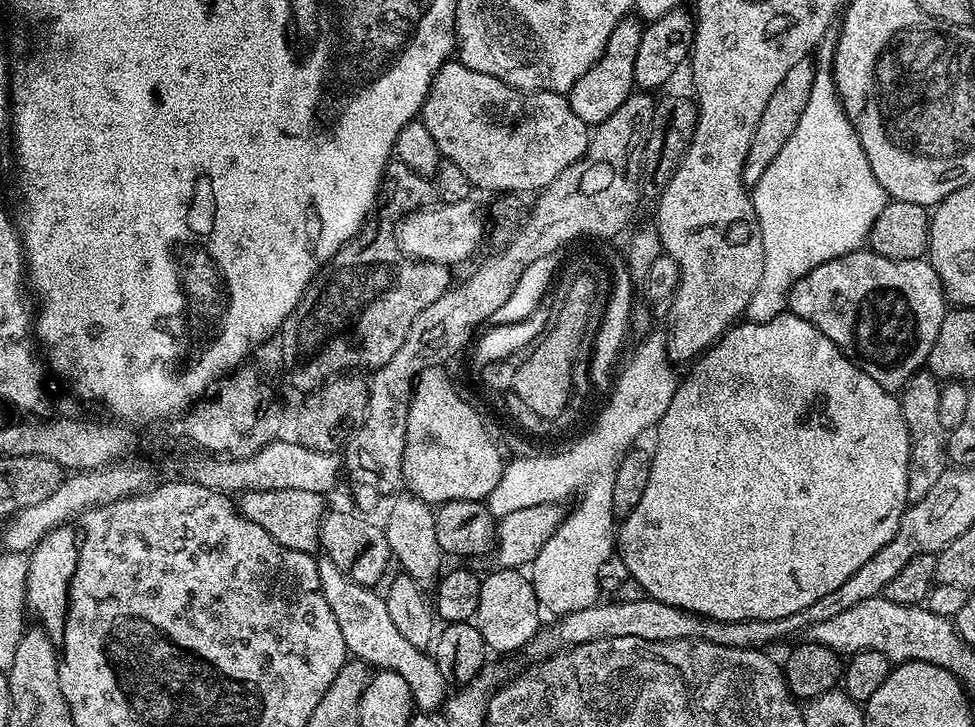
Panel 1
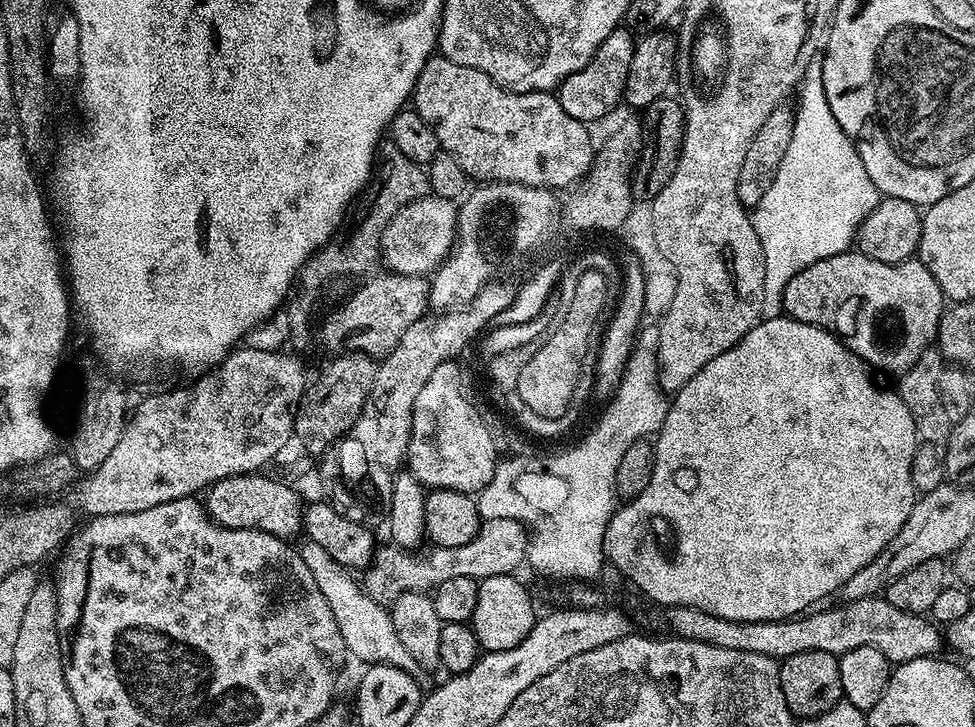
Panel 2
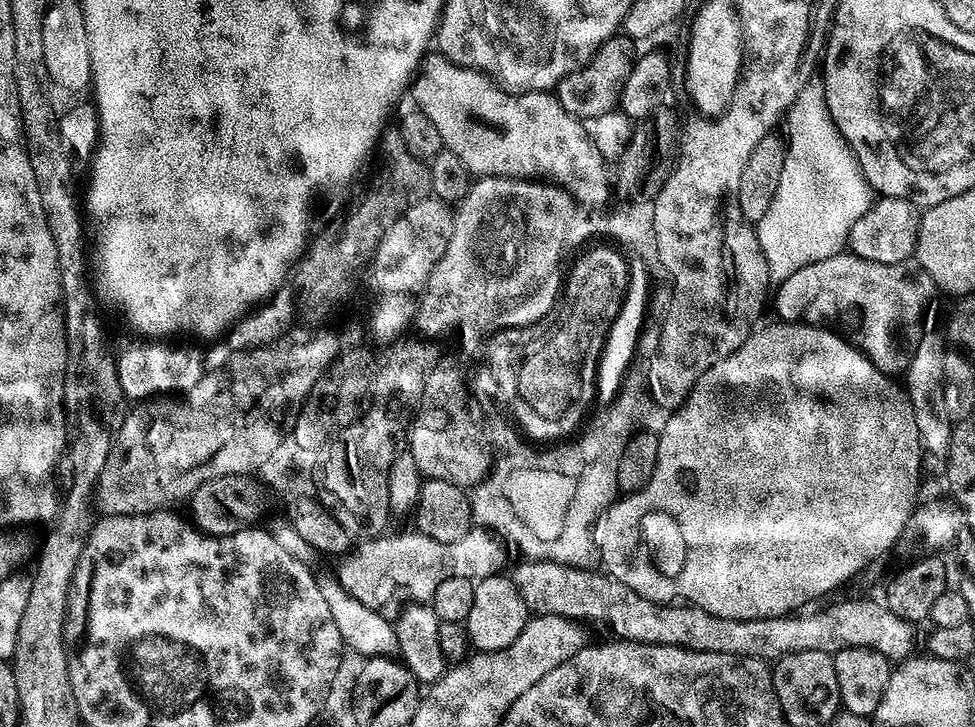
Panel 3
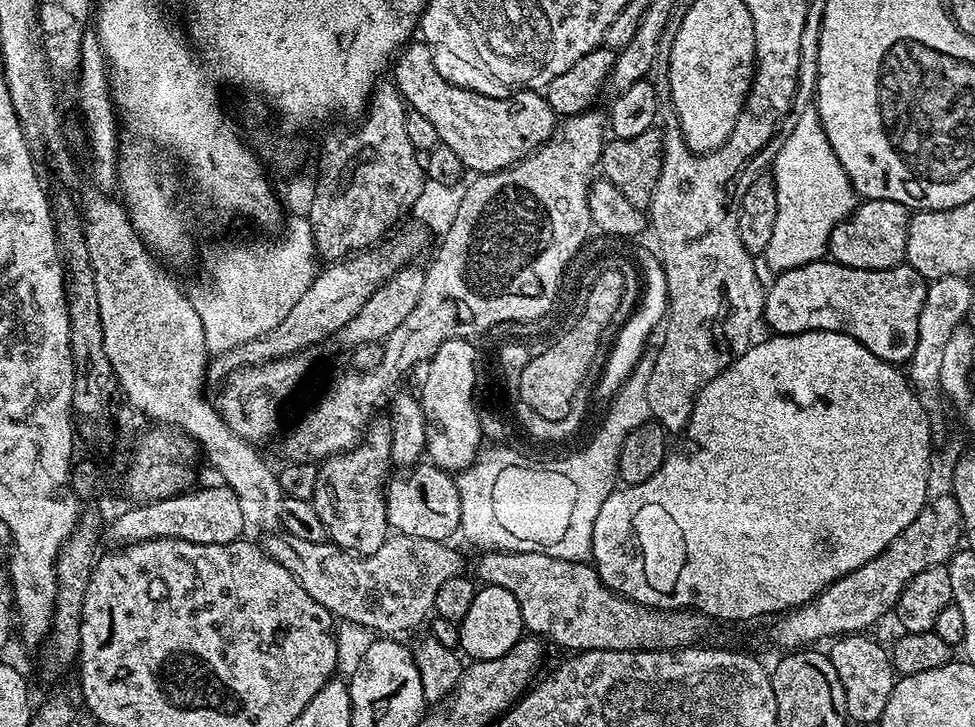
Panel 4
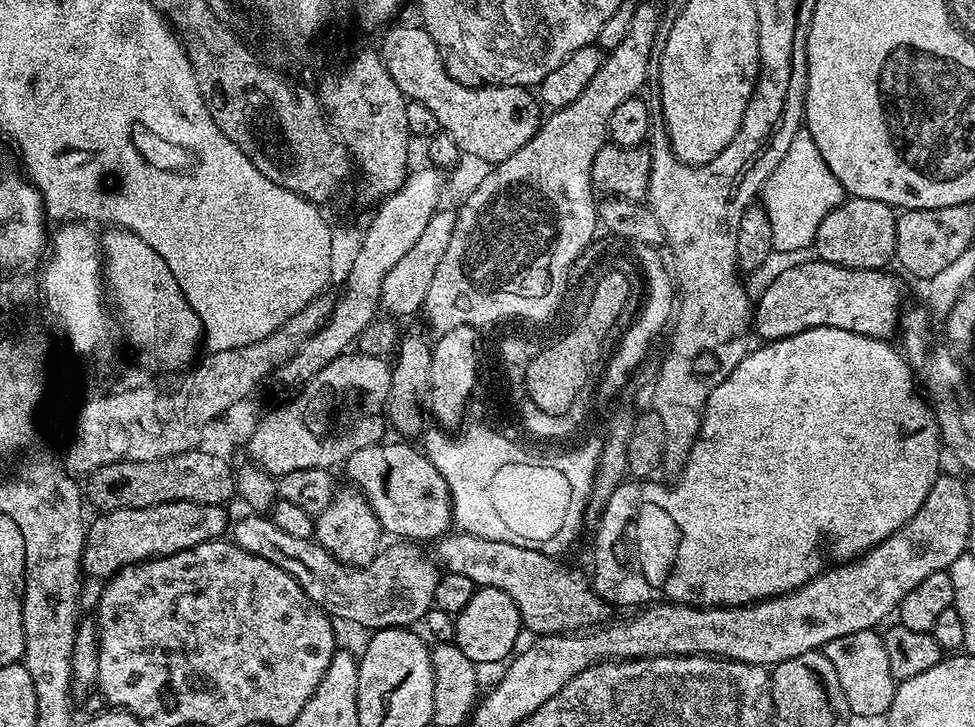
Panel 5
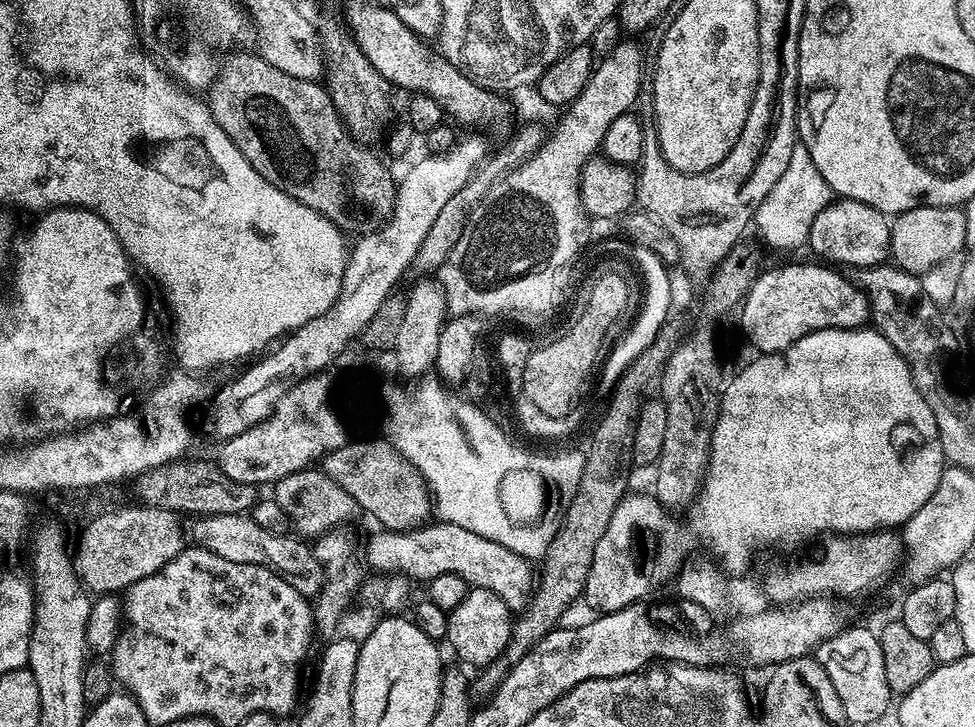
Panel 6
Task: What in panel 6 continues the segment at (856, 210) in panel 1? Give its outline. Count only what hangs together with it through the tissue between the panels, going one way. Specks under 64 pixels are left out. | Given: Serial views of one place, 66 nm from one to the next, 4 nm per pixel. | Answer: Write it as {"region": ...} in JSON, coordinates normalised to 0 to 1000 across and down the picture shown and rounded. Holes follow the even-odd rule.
{"region":[[[817,195],[810,212],[810,228],[806,228],[802,245],[794,250],[790,267],[777,283],[773,298],[773,311],[779,316],[778,326],[789,343],[792,341],[816,341],[828,337],[831,311],[835,311],[835,300],[847,282],[855,274],[853,259],[839,239],[839,228],[835,228],[835,217],[831,217],[831,206]]]}

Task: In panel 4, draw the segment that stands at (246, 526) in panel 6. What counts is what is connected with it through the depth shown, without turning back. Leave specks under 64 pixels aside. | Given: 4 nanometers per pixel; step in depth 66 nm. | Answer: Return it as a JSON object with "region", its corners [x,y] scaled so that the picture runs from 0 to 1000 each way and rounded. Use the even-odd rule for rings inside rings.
{"region":[[[284,729],[274,733],[270,739],[269,752],[271,761],[281,773],[293,779],[297,790],[342,849],[350,854],[370,858],[381,865],[386,872],[410,872],[406,869],[418,869],[427,864],[435,853],[438,842],[445,838],[445,817],[453,807],[459,796],[473,791],[477,785],[476,770],[464,755],[463,747],[453,743],[438,743],[437,740],[425,740],[424,737],[412,737],[409,735],[399,736],[388,757],[378,765],[367,765],[348,754],[339,746],[313,746],[311,740],[302,740],[295,732]]]}

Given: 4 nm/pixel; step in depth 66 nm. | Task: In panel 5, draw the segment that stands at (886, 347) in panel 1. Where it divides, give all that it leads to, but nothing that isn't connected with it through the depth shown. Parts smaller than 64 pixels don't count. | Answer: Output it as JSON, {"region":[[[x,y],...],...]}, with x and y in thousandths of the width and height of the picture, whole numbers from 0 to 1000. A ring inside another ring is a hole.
{"region":[[[833,355],[830,363],[816,363],[813,369],[808,369],[805,374],[800,374],[788,392],[784,396],[784,413],[775,413],[773,418],[773,457],[781,464],[781,469],[801,468],[802,465],[810,465],[818,457],[826,457],[832,451],[858,451],[859,454],[872,454],[873,457],[883,457],[885,462],[891,462],[897,468],[911,468],[918,464],[921,457],[923,444],[923,431],[927,413],[927,396],[923,392],[923,385],[919,380],[914,380],[914,373],[899,371],[897,369],[865,369],[858,363],[852,363],[840,355]]]}

